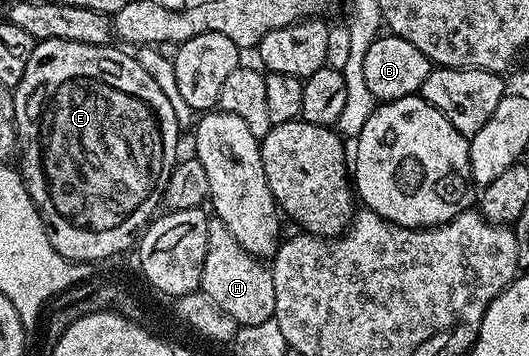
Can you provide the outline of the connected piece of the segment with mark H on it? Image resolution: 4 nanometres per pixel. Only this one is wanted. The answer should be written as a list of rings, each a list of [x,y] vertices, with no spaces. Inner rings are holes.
[[[212,219],[208,222],[208,242],[206,243],[206,259],[202,263],[202,279],[200,280],[199,292],[210,295],[230,319],[236,321],[237,326],[253,325],[254,323],[266,323],[276,316],[274,307],[274,275],[271,268],[261,258],[250,255],[230,231],[226,231],[226,223]]]

